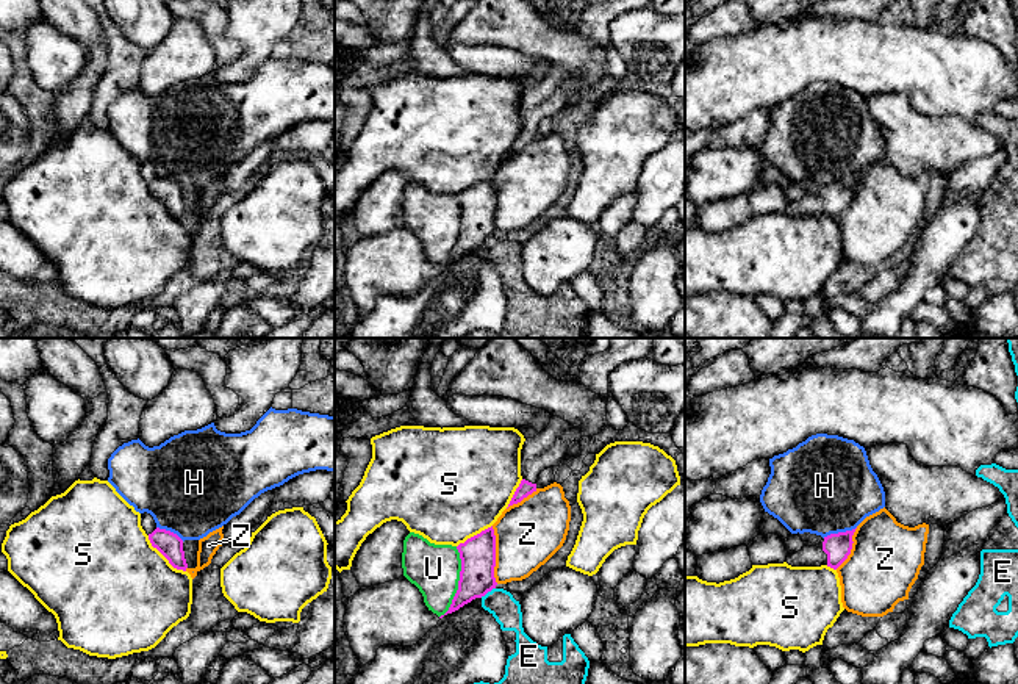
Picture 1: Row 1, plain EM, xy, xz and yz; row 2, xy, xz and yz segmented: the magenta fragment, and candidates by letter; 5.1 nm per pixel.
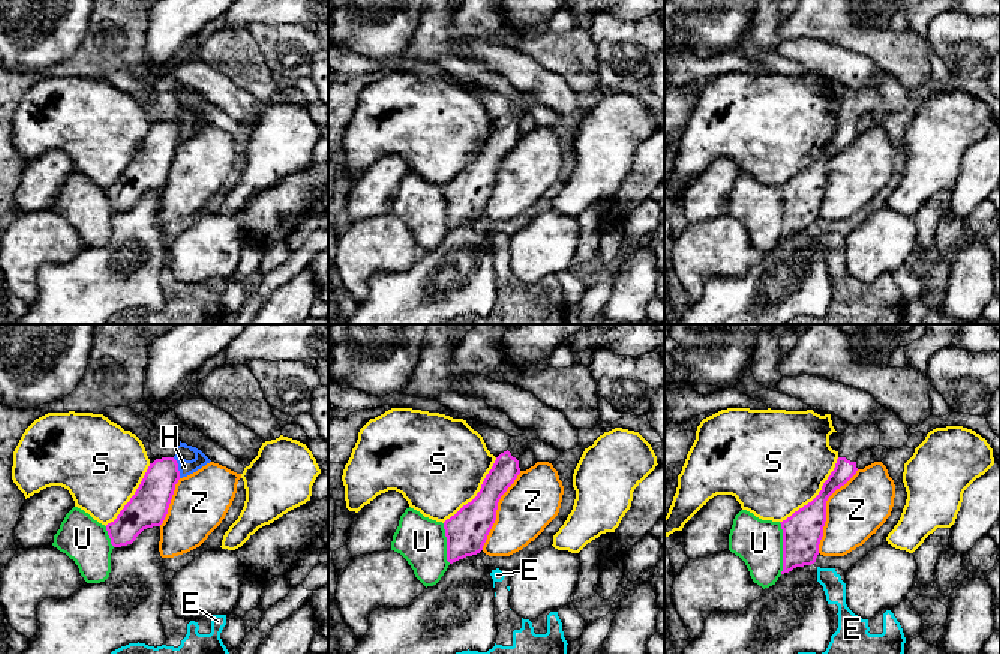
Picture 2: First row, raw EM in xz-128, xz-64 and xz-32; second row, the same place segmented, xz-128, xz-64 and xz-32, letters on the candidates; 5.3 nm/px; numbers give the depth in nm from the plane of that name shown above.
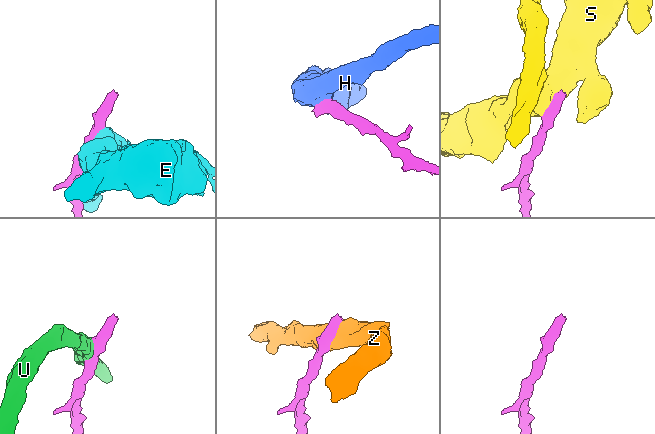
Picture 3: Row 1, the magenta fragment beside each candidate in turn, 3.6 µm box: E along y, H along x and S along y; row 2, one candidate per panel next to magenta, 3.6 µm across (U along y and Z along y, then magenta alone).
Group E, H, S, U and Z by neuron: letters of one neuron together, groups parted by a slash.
E / H / S / U / Z

